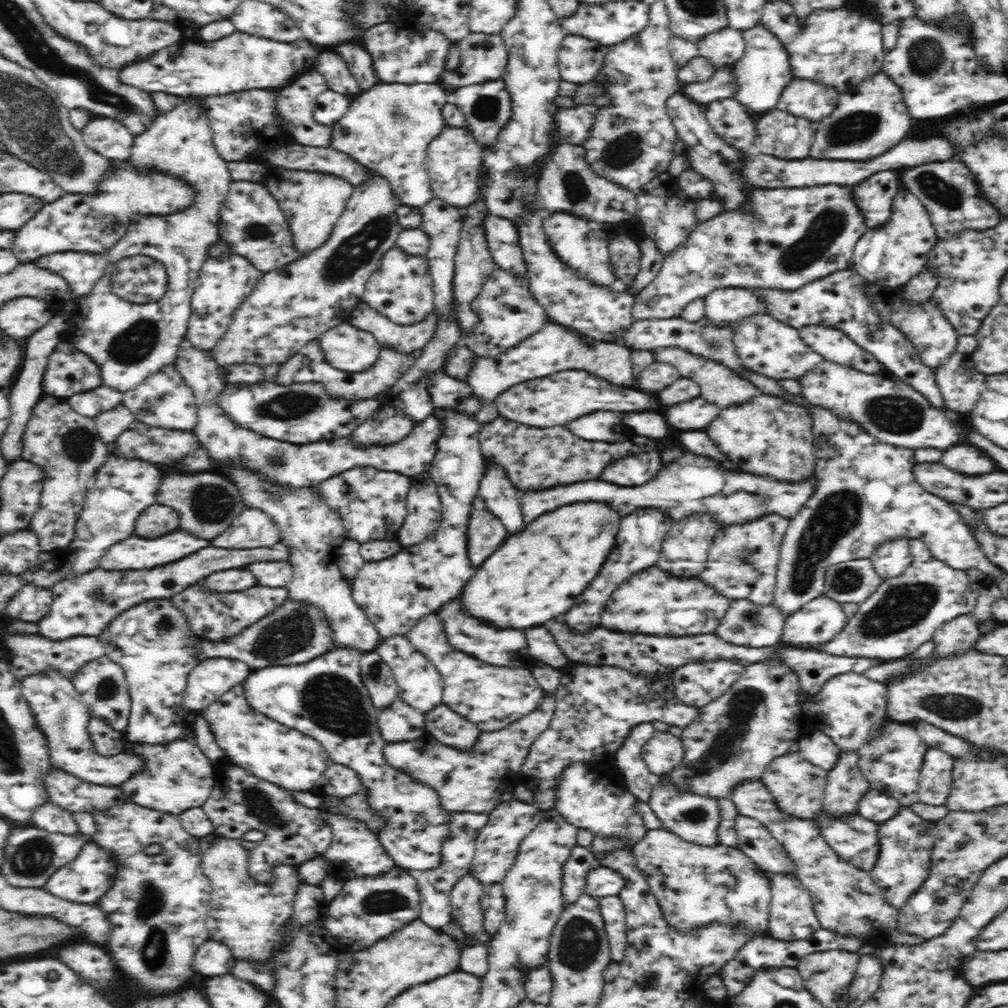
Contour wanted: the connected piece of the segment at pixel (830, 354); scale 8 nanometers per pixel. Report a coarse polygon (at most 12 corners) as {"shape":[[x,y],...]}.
{"shape":[[806,325],[800,336],[823,360],[865,374],[881,362],[846,333]]}

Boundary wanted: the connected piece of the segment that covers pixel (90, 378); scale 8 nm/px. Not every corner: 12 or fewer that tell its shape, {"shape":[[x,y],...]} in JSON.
{"shape":[[74,344],[48,360],[44,394],[66,399],[102,386],[102,373]]}

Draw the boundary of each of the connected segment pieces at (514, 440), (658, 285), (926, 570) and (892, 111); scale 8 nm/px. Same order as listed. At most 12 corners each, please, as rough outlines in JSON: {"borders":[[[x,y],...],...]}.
{"borders":[[[502,415],[478,433],[485,463],[520,492],[594,480],[636,436],[608,444]],[[851,187],[756,190],[700,223],[632,310],[850,268]],[[922,540],[830,642],[836,656],[905,658],[973,614],[984,574]],[[878,72],[841,93],[810,156],[870,160],[912,120]]]}

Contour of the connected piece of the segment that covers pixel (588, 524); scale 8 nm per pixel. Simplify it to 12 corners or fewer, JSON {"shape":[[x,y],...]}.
{"shape":[[578,502],[510,536],[468,614],[530,628],[572,608],[622,516]]}

